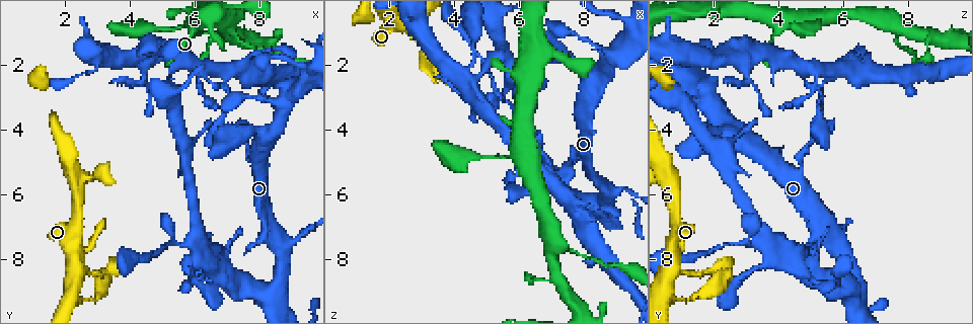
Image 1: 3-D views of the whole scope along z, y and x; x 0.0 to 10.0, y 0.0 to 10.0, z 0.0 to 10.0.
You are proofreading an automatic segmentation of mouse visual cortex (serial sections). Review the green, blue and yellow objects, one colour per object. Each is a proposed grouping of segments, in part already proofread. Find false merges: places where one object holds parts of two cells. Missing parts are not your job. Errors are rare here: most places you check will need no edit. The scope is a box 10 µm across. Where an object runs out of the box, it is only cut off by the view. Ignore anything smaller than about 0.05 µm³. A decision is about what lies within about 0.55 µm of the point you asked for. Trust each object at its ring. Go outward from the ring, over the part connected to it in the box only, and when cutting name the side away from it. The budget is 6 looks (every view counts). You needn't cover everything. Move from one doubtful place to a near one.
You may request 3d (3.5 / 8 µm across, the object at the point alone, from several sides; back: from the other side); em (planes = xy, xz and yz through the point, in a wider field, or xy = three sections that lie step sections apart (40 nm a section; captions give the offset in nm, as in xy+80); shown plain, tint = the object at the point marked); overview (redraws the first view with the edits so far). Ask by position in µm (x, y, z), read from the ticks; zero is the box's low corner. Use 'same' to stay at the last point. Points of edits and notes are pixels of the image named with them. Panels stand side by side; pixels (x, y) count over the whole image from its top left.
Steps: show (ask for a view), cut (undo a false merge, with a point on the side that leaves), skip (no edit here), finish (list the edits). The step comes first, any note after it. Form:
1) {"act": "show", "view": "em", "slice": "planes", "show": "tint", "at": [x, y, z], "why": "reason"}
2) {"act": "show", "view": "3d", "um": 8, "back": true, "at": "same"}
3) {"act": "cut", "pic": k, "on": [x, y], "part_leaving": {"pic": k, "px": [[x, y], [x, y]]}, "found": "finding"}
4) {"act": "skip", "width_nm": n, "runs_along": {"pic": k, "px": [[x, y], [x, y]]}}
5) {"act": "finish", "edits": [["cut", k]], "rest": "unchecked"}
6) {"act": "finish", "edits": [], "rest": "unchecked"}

{"act": "show", "view": "3d", "um": 3.5, "at": [2.55, 8.35, 0.80], "why": "abrupt turn"}

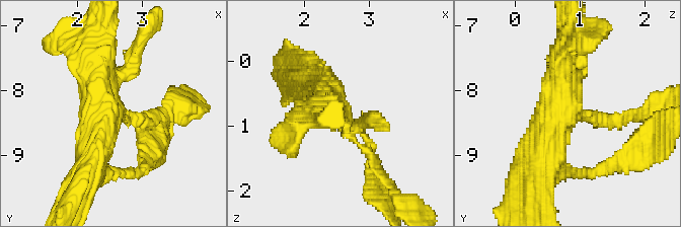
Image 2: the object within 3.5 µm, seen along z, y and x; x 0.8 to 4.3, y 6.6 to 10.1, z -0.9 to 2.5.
{"act": "show", "view": "em", "slice": "xy", "step": 5, "show": "tint", "at": [2.55, 8.35, 0.85], "arms": 4, "arm_widths_nm": [150, 200, 400, 500]}

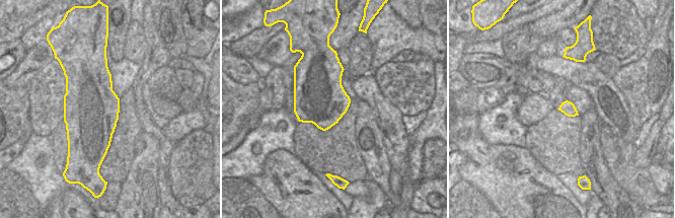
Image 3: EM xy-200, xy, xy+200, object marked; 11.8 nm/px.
{"act": "skip", "runs_along": {"pic": 2, "px": [[569, 40], [540, 170]]}, "found": "one cell here"}

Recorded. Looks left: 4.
{"act": "show", "view": "3d", "um": 3.5, "back": true, "at": [6.15, 7.35, 3.65], "why": "branch point"}

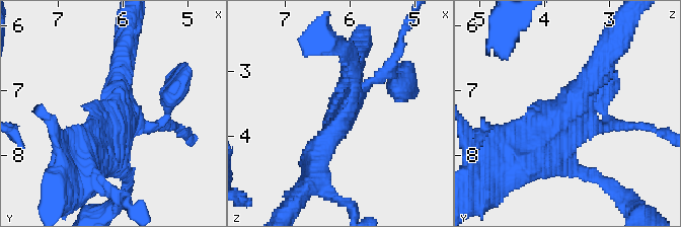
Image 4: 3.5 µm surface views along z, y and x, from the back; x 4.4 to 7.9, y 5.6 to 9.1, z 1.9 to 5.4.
{"act": "show", "view": "em", "slice": "xy", "step": 5, "show": "tint", "at": [6.10, 7.35, 3.70], "why": "now the EM"}

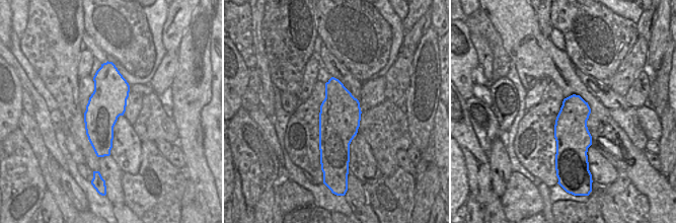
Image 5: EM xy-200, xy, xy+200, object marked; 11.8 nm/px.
{"act": "show", "view": "em", "slice": "xy", "step": 1, "show": "tint", "at": "same", "why": "cut it another way"}

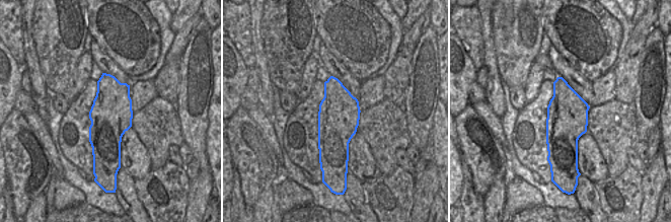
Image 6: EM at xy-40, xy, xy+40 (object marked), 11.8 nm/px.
{"act": "skip", "runs_along": {"pic": 4, "px": [[525, 158], [575, 101], [605, 55]]}, "found": "all the same cell"}

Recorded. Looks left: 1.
{"act": "finish", "edits": [], "rest": "unchecked"}

